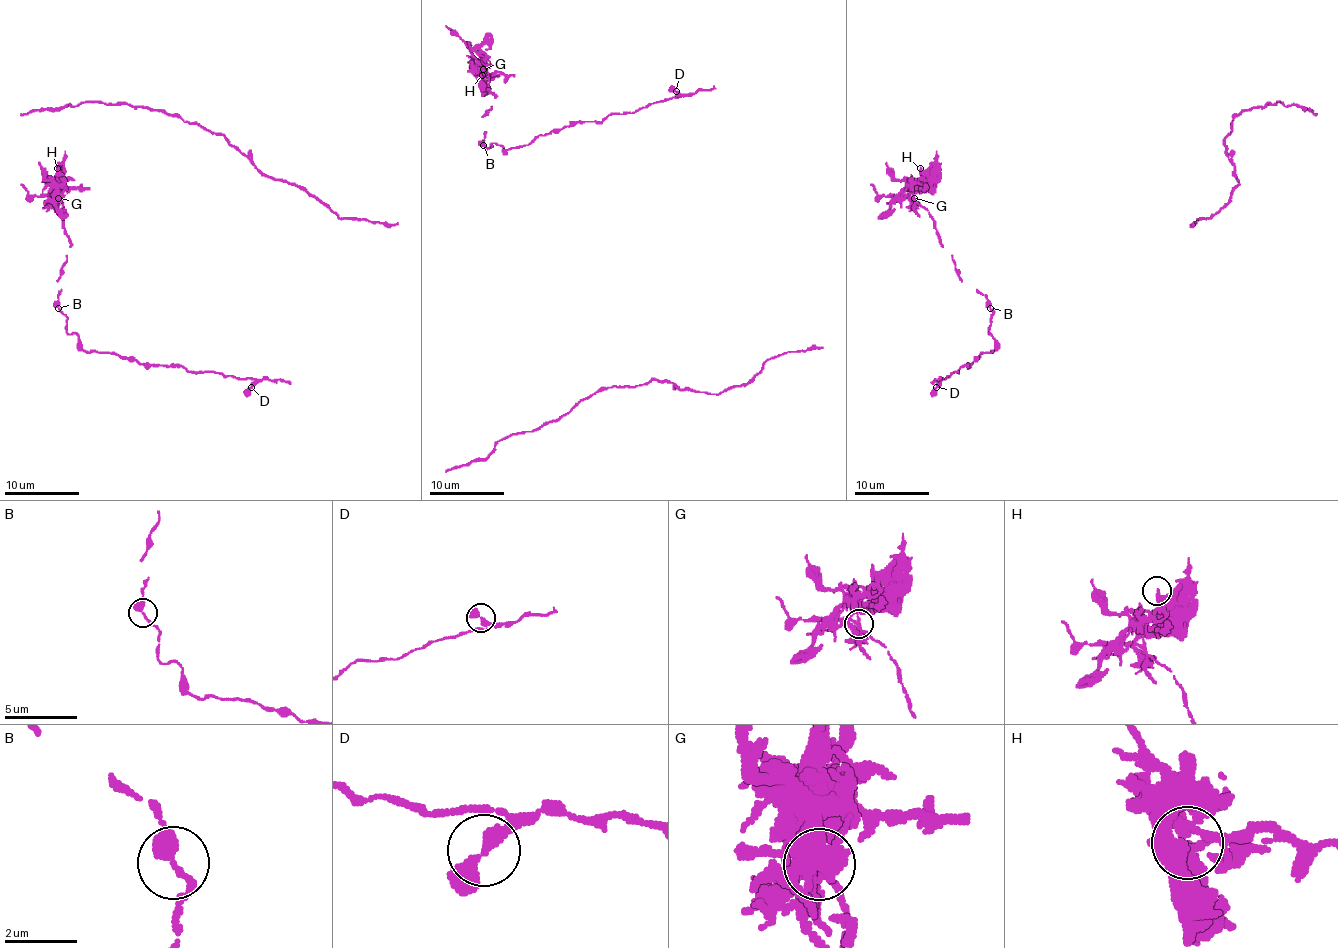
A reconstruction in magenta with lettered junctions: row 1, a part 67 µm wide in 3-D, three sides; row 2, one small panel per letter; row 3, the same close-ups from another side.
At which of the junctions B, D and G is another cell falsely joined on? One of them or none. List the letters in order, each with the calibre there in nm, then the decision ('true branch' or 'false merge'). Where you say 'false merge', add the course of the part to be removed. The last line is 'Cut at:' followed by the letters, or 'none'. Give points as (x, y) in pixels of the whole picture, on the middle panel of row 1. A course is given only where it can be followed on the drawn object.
B: calibre 360 nm; true branch
D: calibre 360 nm; true branch
G: calibre 220 nm; false merge; course (484, 69), (484, 82), (489, 92)
Cut at: G

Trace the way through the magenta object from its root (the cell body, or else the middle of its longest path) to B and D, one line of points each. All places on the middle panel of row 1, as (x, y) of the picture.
B: (692, 95), (610, 114), (600, 122), (572, 122), (508, 150), (484, 144)
D: (692, 95), (679, 95), (675, 92)

